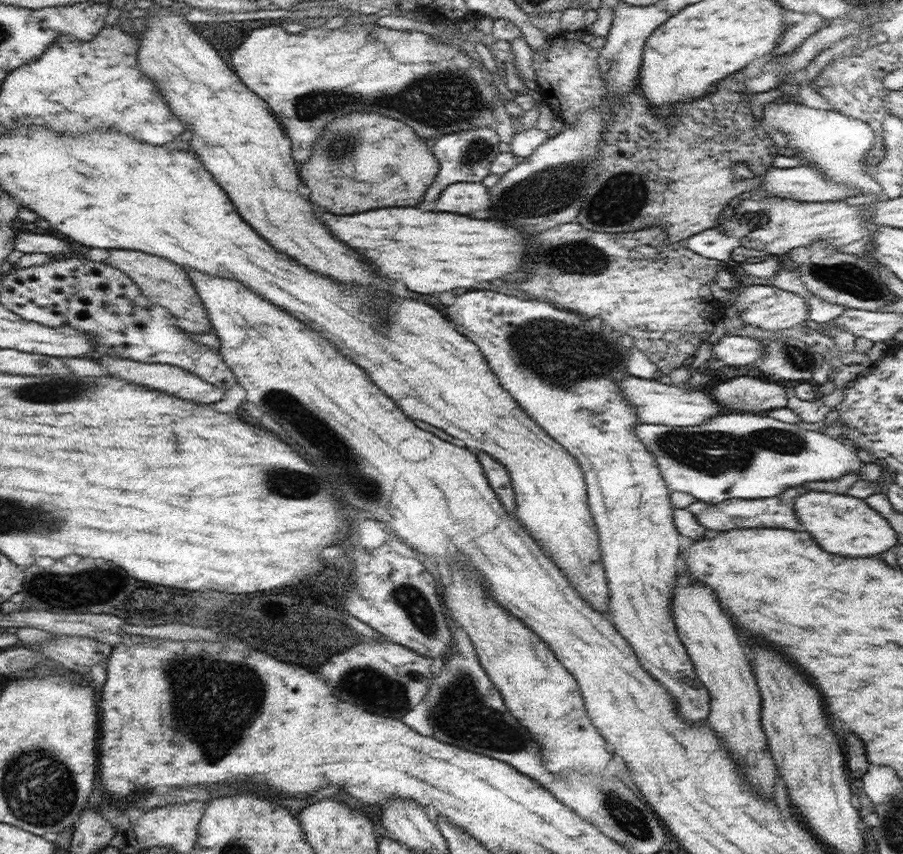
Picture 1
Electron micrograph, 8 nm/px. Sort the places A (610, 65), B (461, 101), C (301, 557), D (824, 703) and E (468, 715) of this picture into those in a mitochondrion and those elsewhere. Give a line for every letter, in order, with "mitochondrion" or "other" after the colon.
A: mitochondrion
B: mitochondrion
C: other
D: other
E: mitochondrion

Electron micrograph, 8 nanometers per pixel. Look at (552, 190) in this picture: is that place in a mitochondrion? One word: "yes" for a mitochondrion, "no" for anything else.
yes

